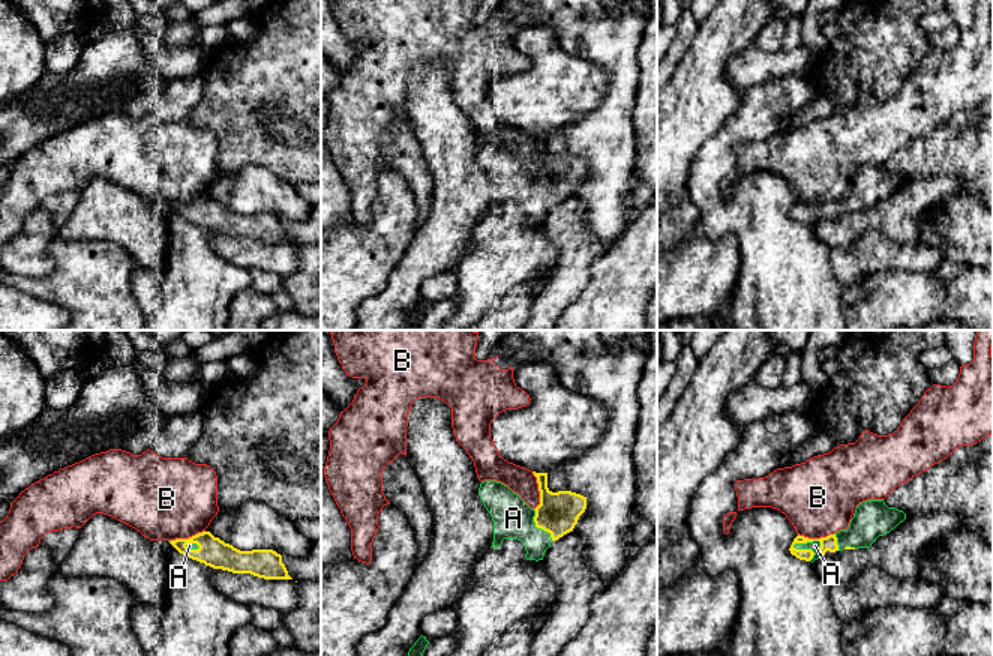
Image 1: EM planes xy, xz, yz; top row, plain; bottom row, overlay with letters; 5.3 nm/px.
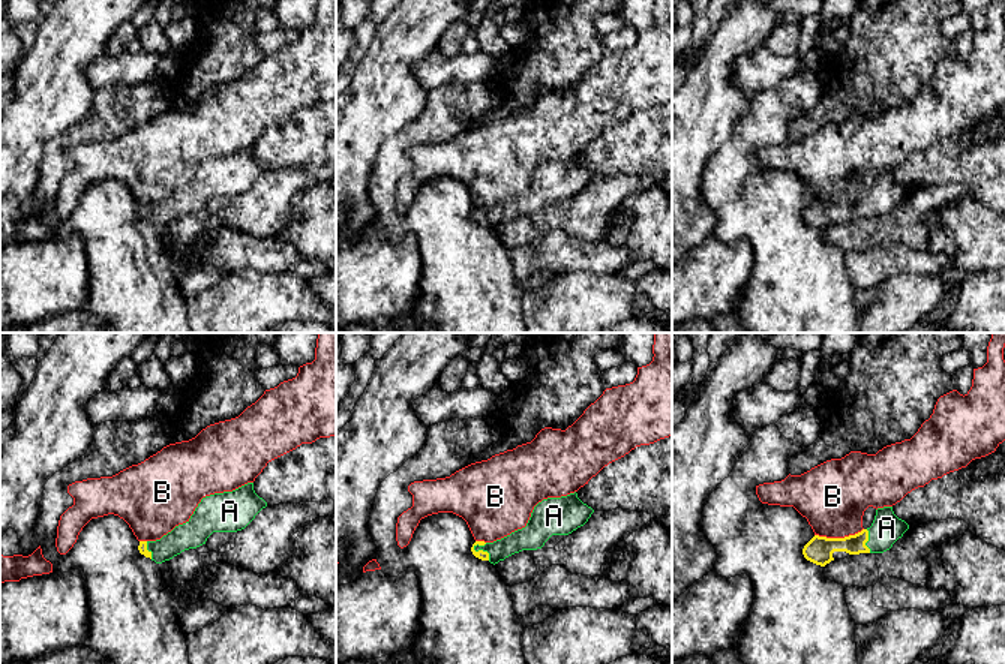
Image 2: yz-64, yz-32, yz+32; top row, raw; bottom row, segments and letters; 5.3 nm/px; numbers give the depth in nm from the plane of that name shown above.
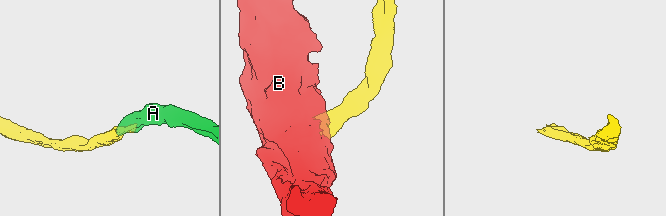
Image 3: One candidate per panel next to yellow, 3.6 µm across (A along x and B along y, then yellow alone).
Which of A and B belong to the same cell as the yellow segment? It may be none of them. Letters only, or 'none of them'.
A

